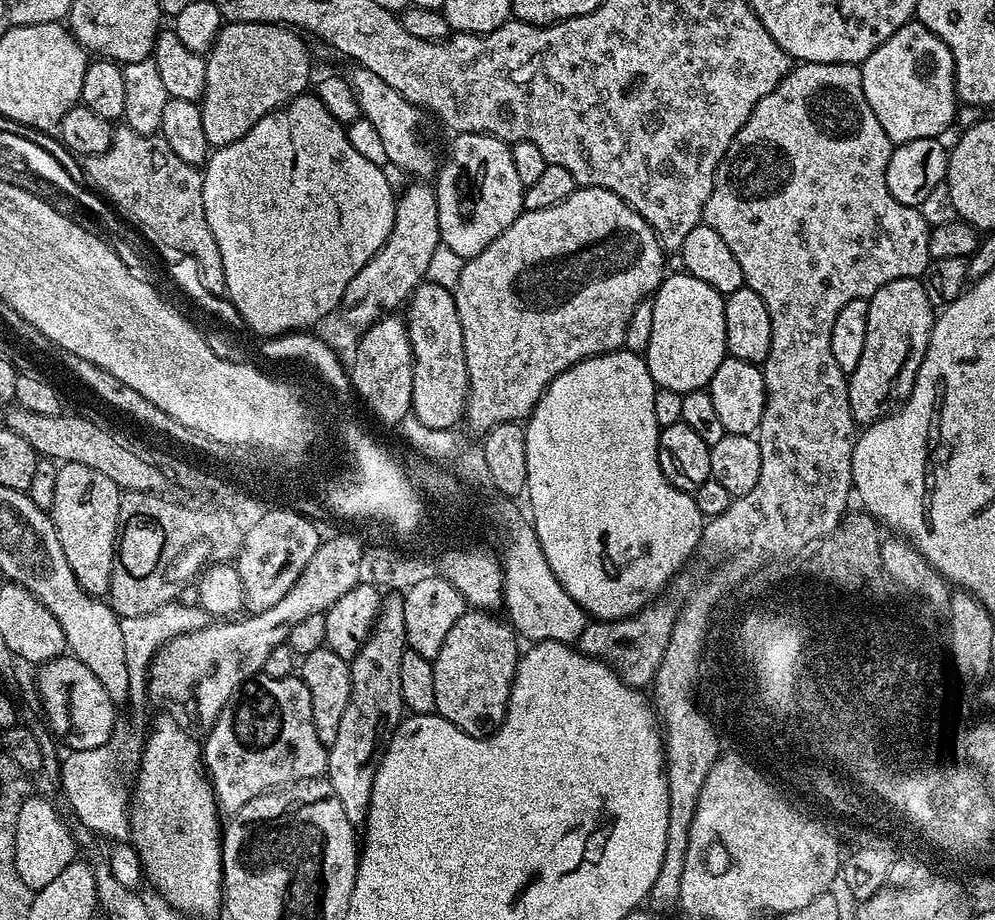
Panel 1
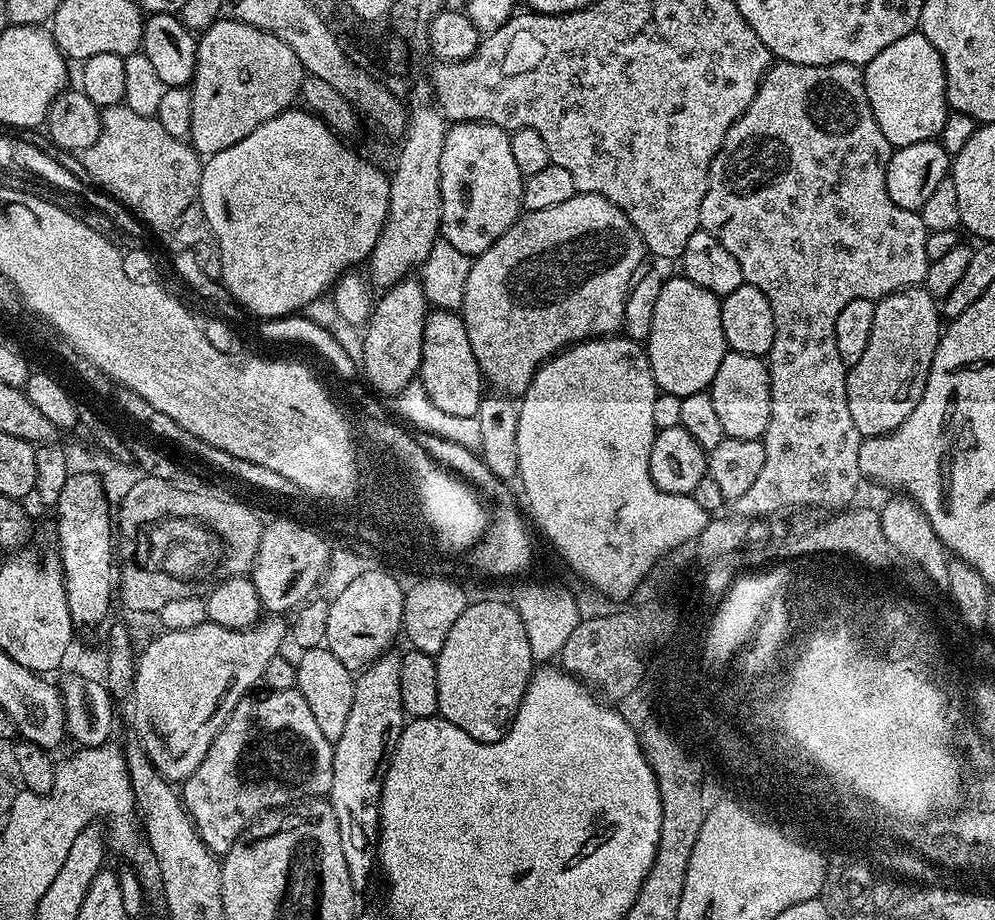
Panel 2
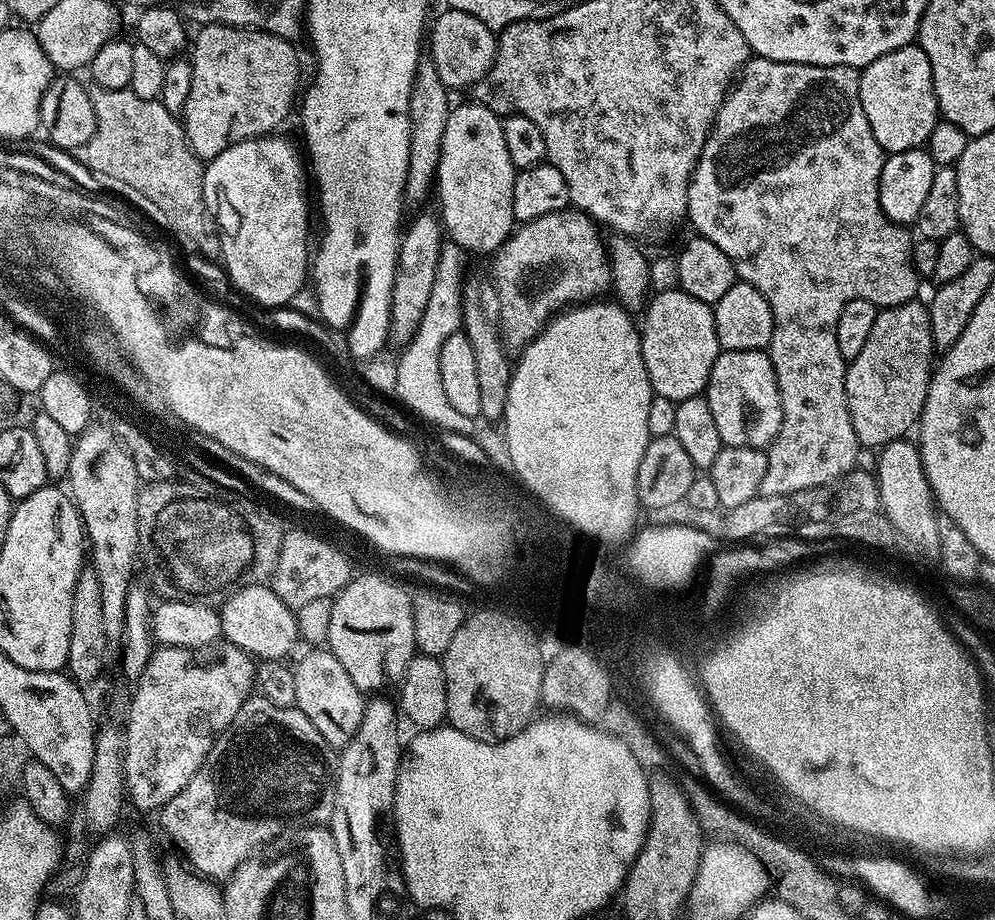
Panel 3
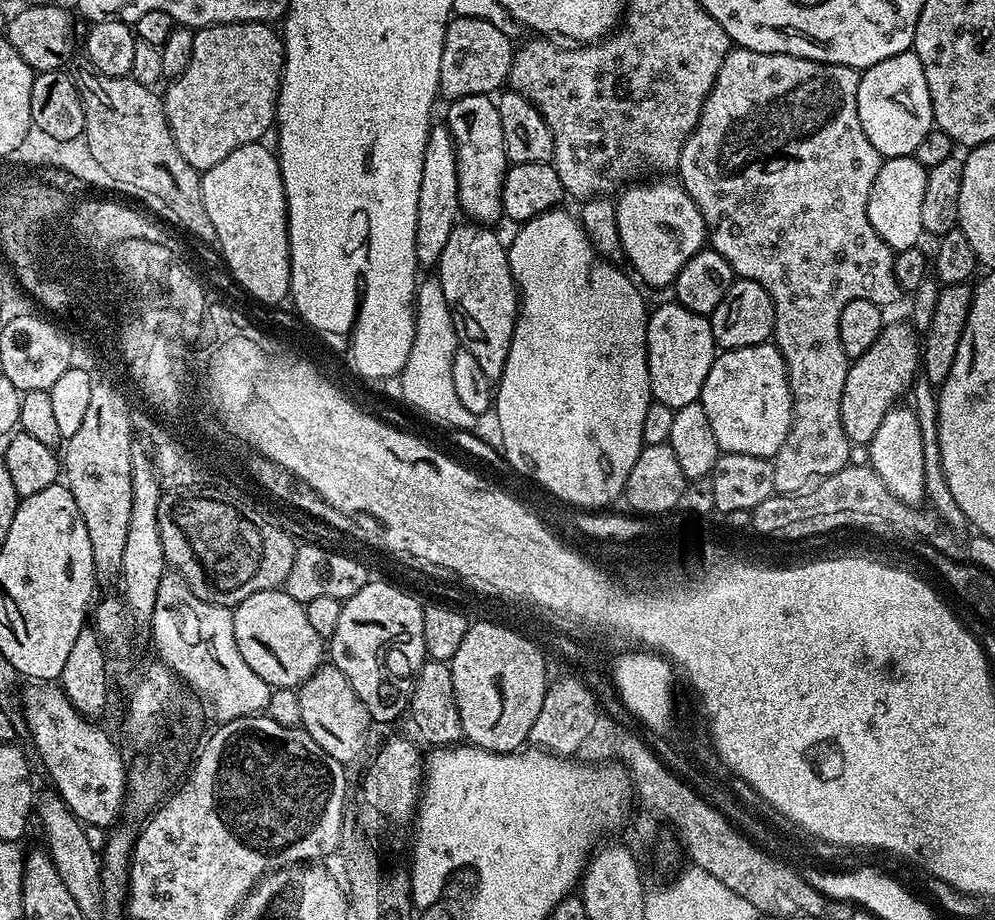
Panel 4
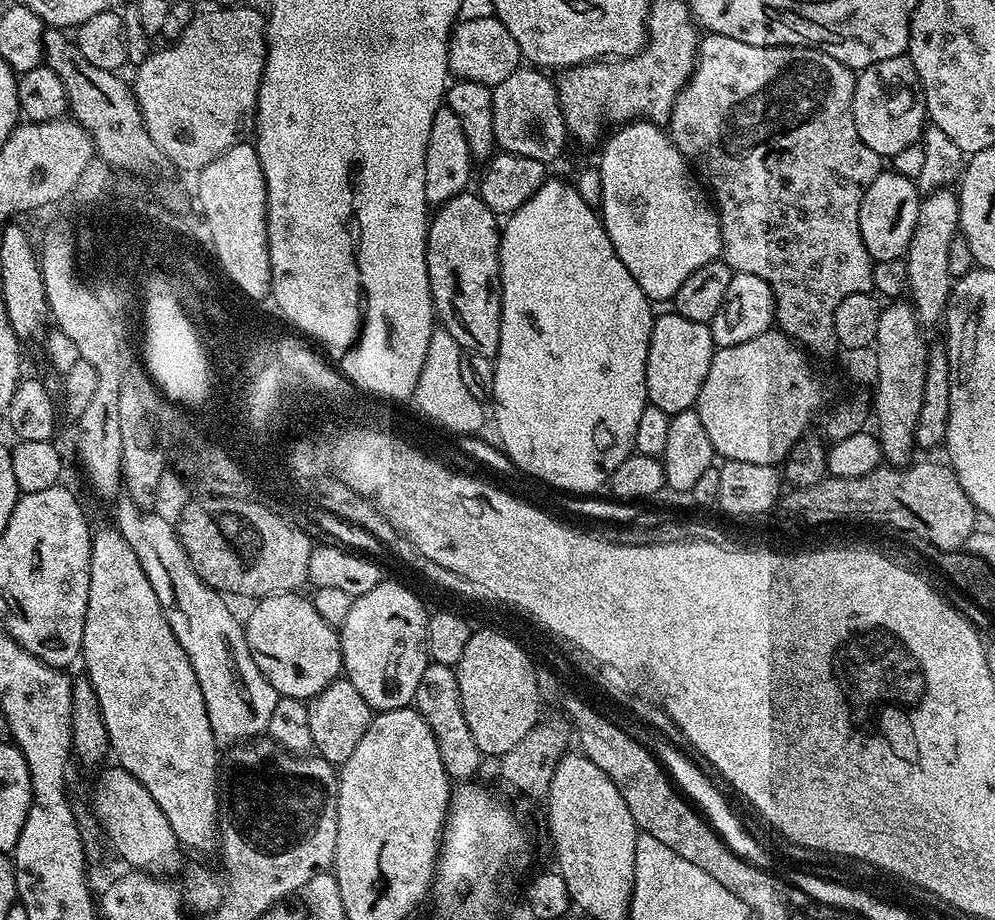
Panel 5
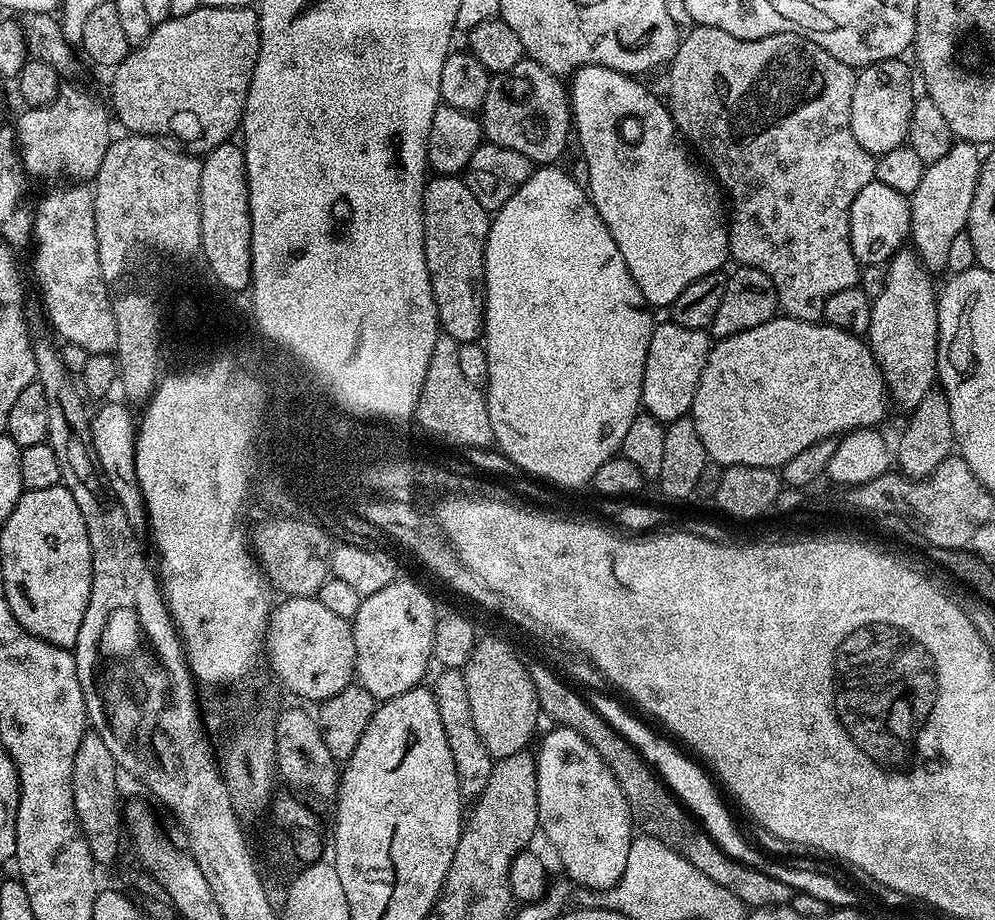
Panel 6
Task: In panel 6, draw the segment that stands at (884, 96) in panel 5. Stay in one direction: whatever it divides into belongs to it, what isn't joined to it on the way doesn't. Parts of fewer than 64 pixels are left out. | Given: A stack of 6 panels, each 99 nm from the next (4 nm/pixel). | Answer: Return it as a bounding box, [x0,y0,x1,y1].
[850,58,914,157]

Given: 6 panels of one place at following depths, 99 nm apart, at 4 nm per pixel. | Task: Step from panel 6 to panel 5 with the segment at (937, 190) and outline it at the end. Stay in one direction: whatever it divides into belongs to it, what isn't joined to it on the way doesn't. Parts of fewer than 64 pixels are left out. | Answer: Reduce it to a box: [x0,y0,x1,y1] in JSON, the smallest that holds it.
[904,189,959,328]

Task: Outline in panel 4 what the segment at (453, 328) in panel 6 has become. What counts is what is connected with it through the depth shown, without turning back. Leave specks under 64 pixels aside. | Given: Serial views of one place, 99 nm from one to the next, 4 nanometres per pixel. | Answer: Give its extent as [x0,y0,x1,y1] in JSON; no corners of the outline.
[436,220,519,381]

